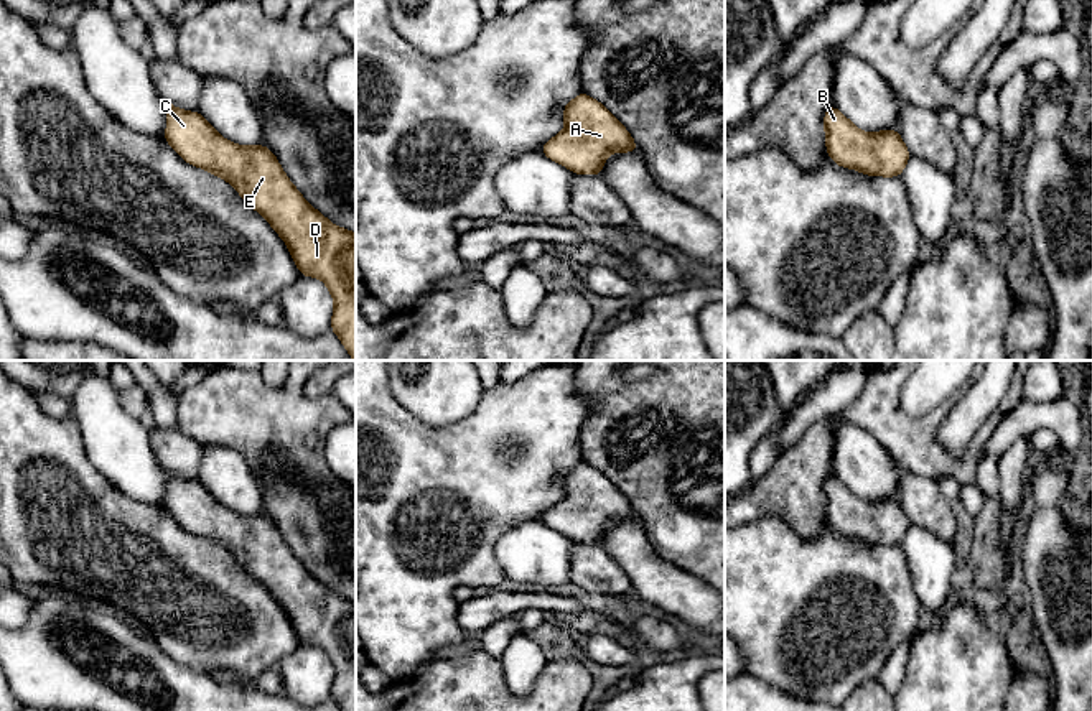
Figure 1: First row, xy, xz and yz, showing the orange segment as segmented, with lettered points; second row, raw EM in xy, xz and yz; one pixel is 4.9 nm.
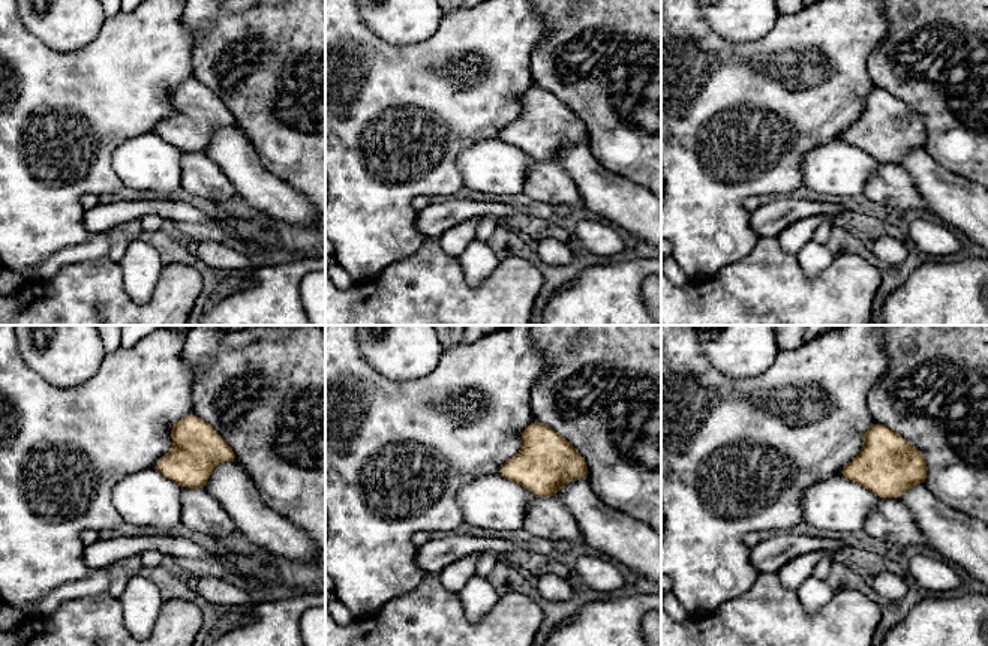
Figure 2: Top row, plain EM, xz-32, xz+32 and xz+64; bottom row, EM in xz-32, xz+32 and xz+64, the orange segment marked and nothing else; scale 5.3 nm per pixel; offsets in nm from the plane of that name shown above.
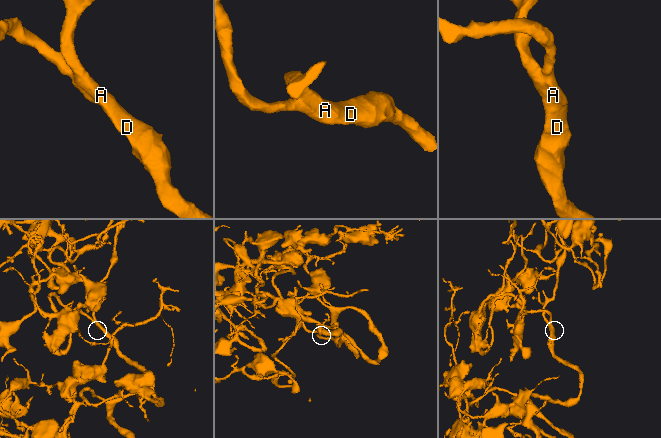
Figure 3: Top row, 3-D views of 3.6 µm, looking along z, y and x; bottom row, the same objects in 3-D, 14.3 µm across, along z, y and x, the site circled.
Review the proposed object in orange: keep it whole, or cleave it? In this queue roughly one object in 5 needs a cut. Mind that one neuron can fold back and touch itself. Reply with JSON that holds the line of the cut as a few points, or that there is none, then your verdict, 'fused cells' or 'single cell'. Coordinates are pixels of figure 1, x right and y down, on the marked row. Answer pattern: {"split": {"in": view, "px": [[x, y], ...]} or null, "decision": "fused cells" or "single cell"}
{"split": null, "decision": "single cell"}

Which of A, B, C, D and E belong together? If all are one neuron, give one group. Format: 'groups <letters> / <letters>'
groups A B C D E

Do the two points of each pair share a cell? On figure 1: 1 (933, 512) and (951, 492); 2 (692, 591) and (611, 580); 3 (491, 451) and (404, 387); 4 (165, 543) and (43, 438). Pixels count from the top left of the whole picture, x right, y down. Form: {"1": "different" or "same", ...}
{"1": "different", "2": "different", "3": "different", "4": "same"}

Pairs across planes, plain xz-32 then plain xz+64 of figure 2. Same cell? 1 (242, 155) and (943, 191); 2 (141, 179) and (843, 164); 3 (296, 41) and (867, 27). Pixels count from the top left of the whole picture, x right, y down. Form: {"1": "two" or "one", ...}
{"1": "one", "2": "one", "3": "two"}

